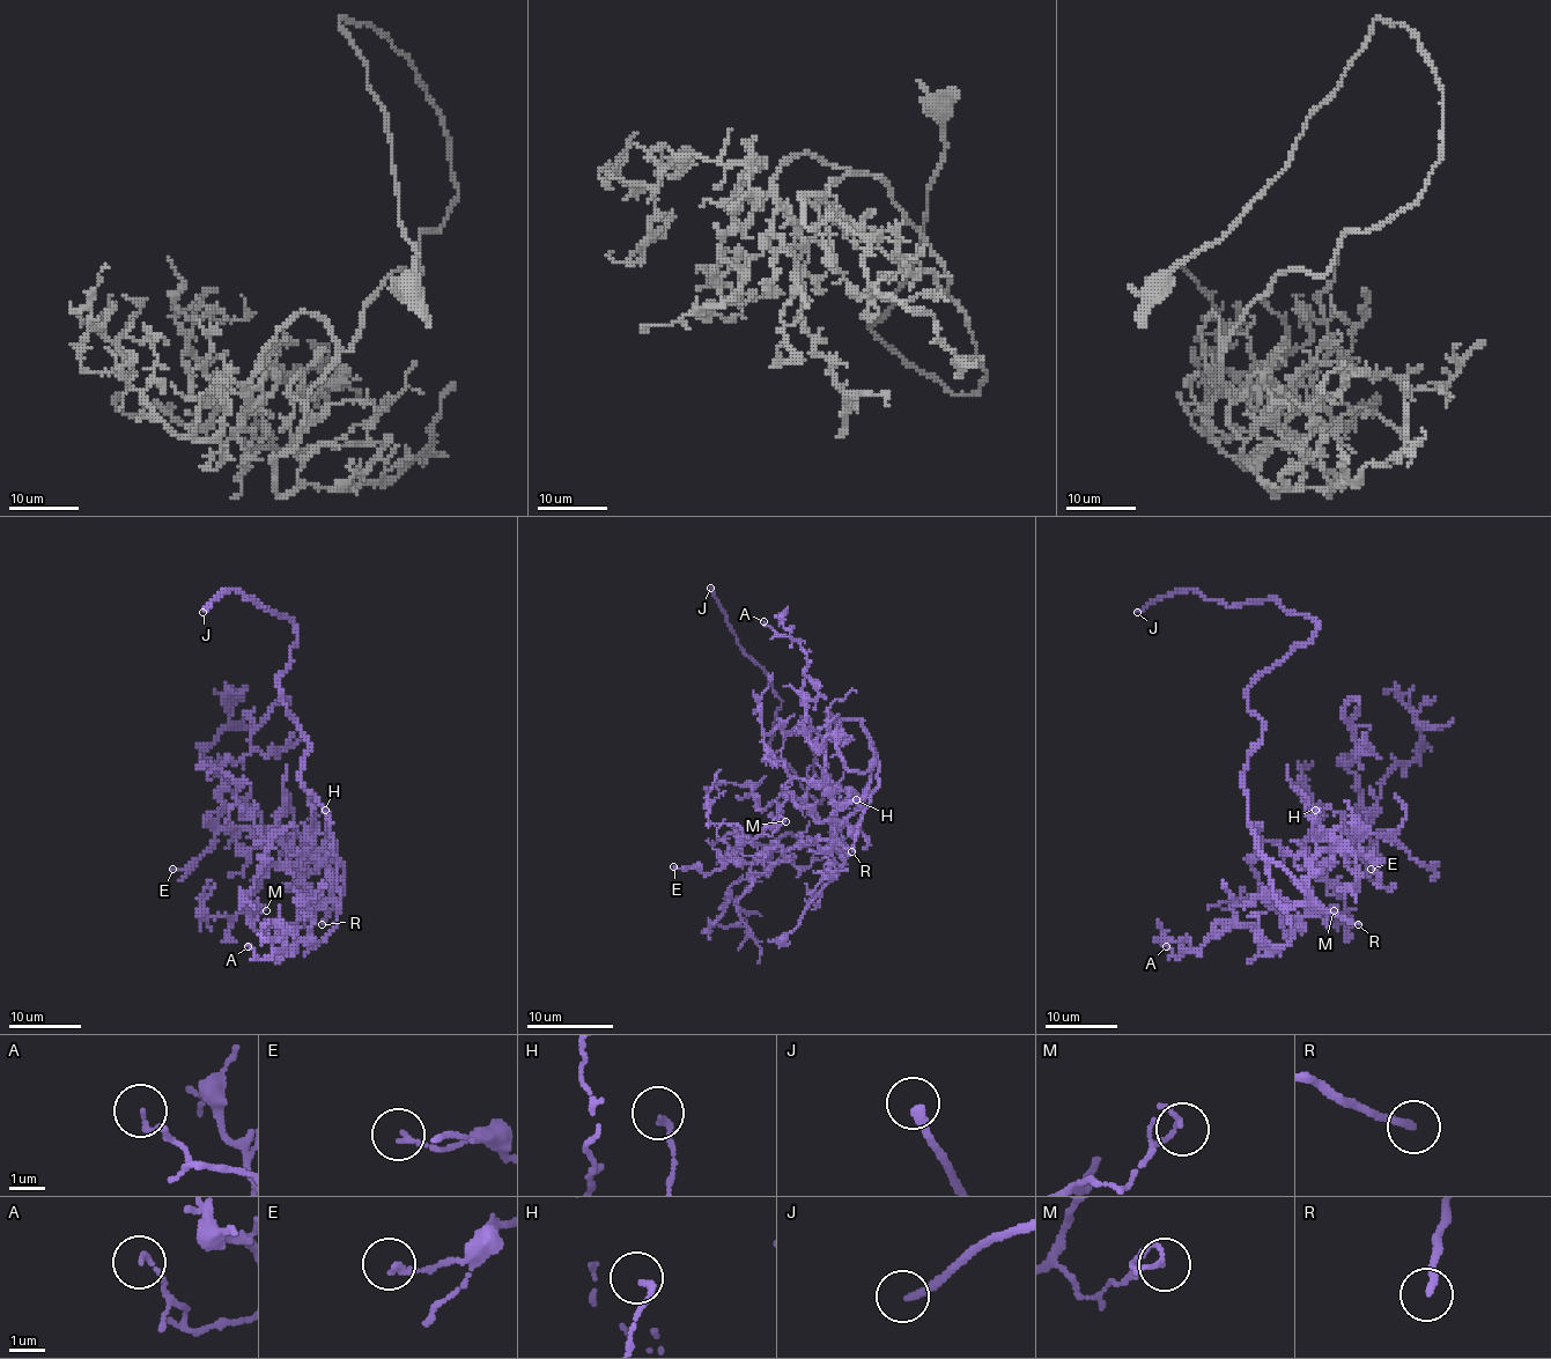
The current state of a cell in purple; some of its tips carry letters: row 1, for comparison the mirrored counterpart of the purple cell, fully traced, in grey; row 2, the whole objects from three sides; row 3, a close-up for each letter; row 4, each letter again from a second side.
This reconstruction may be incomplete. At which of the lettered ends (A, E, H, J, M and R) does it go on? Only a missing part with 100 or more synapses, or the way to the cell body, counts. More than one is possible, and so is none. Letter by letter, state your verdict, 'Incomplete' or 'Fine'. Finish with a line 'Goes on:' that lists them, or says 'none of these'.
A: Fine
E: Fine
H: Fine
J: Incomplete
M: Fine
R: Incomplete
Goes on: J, R

